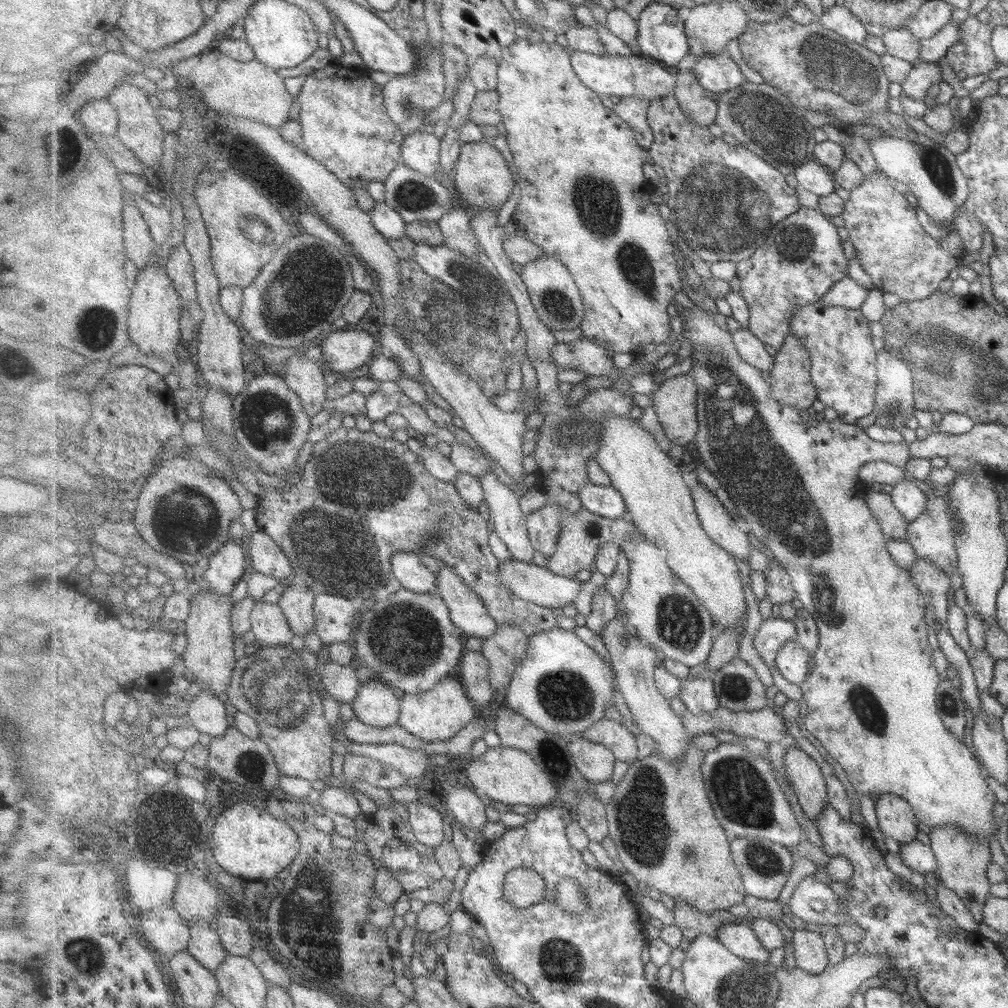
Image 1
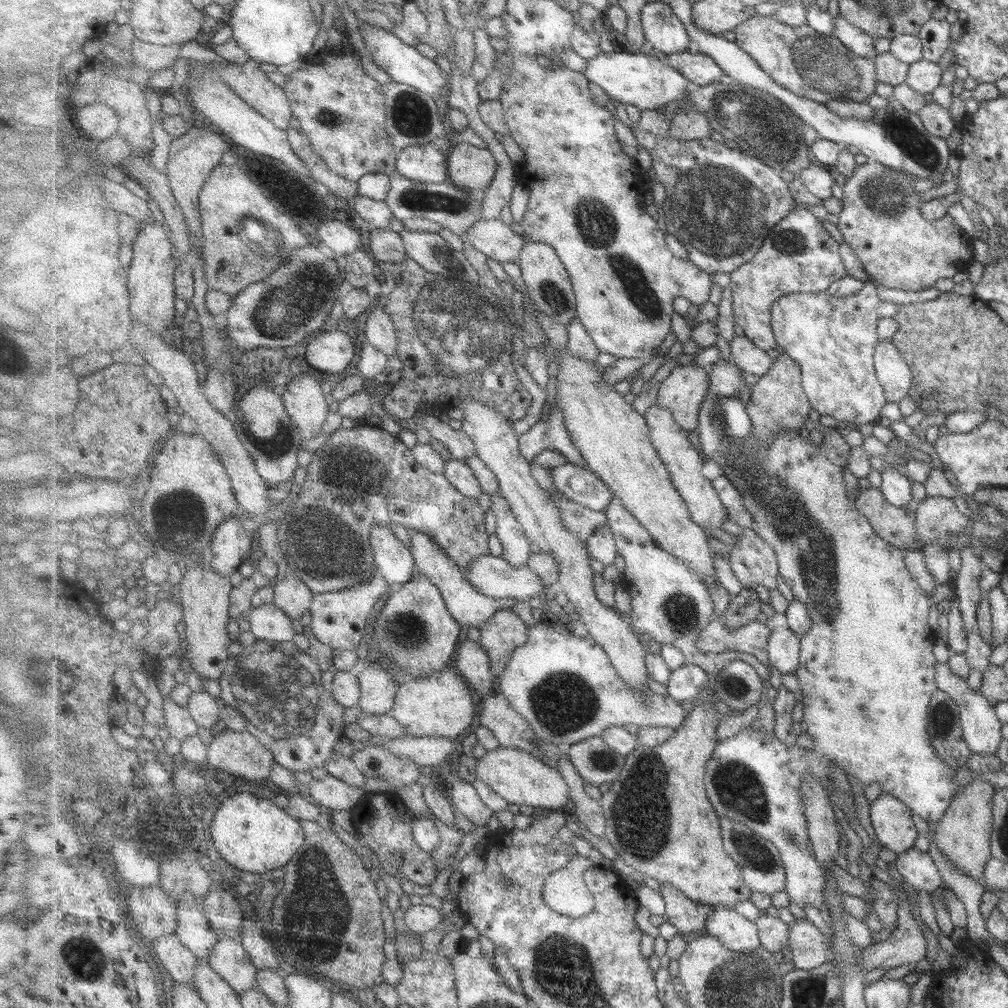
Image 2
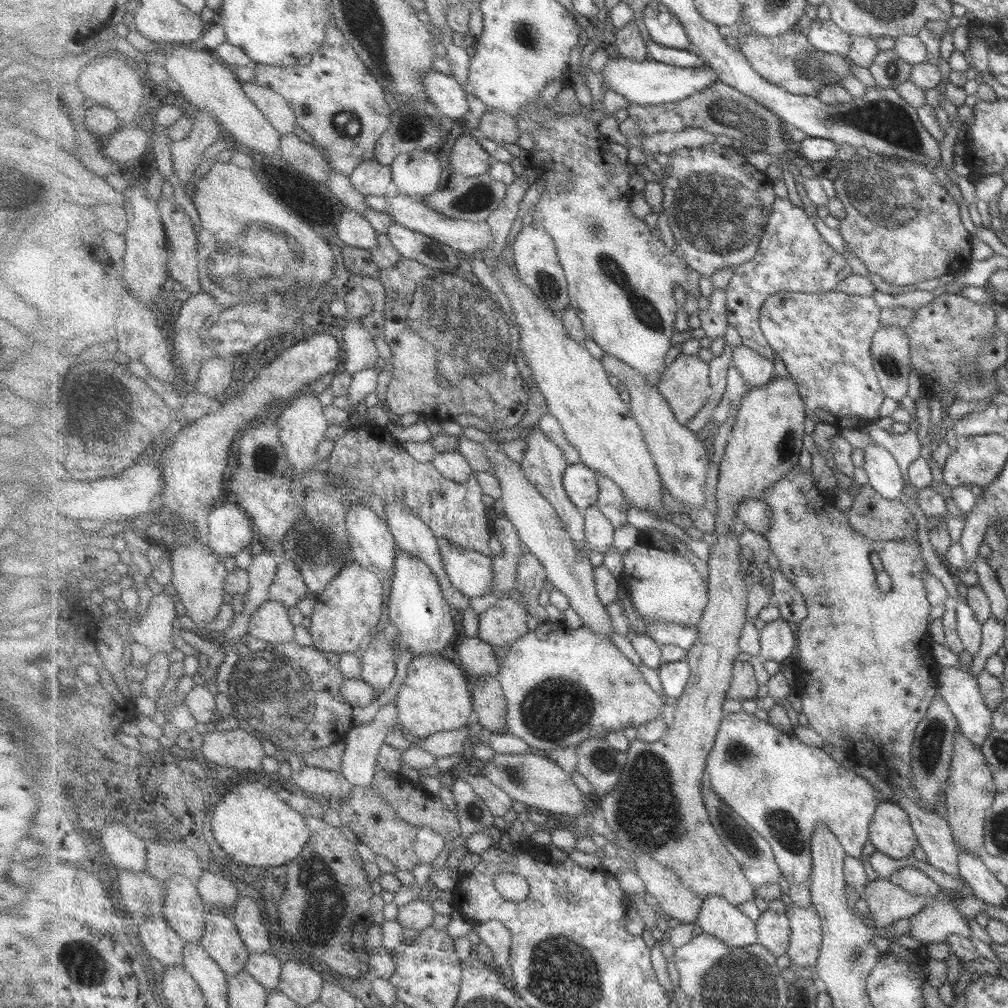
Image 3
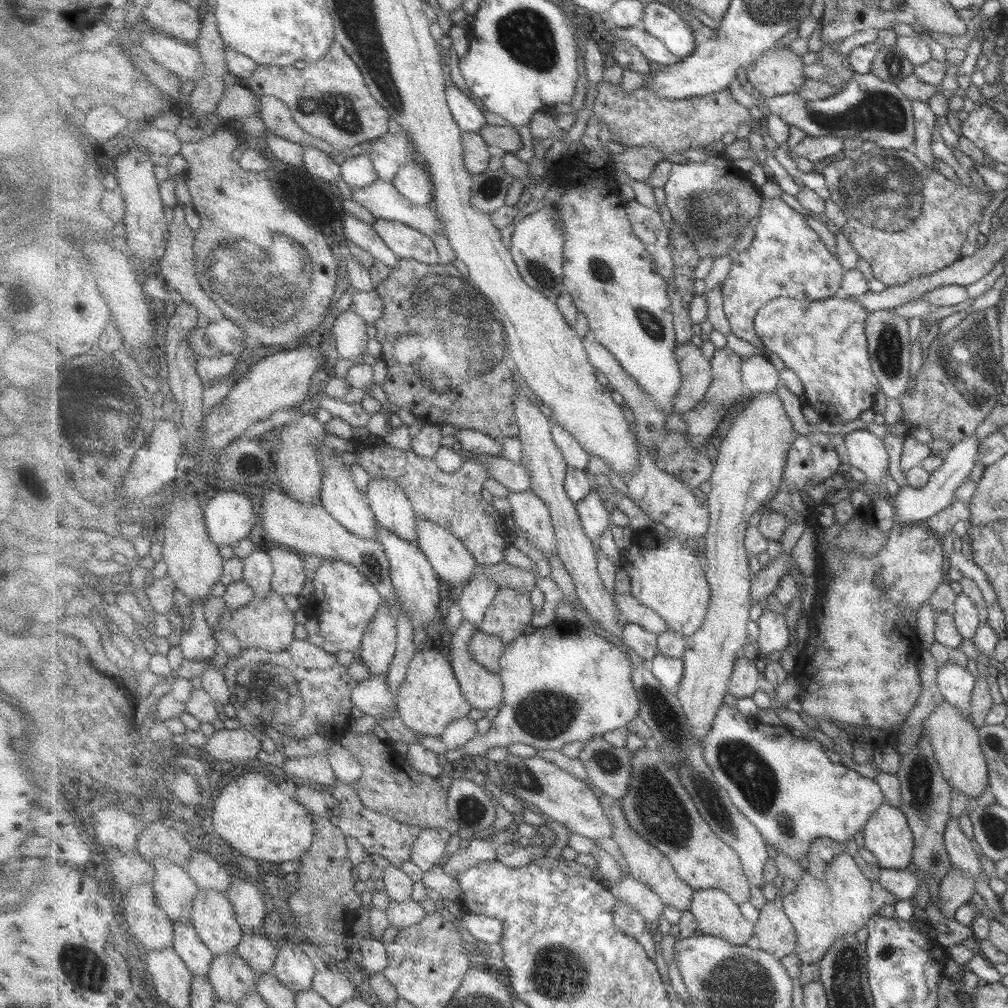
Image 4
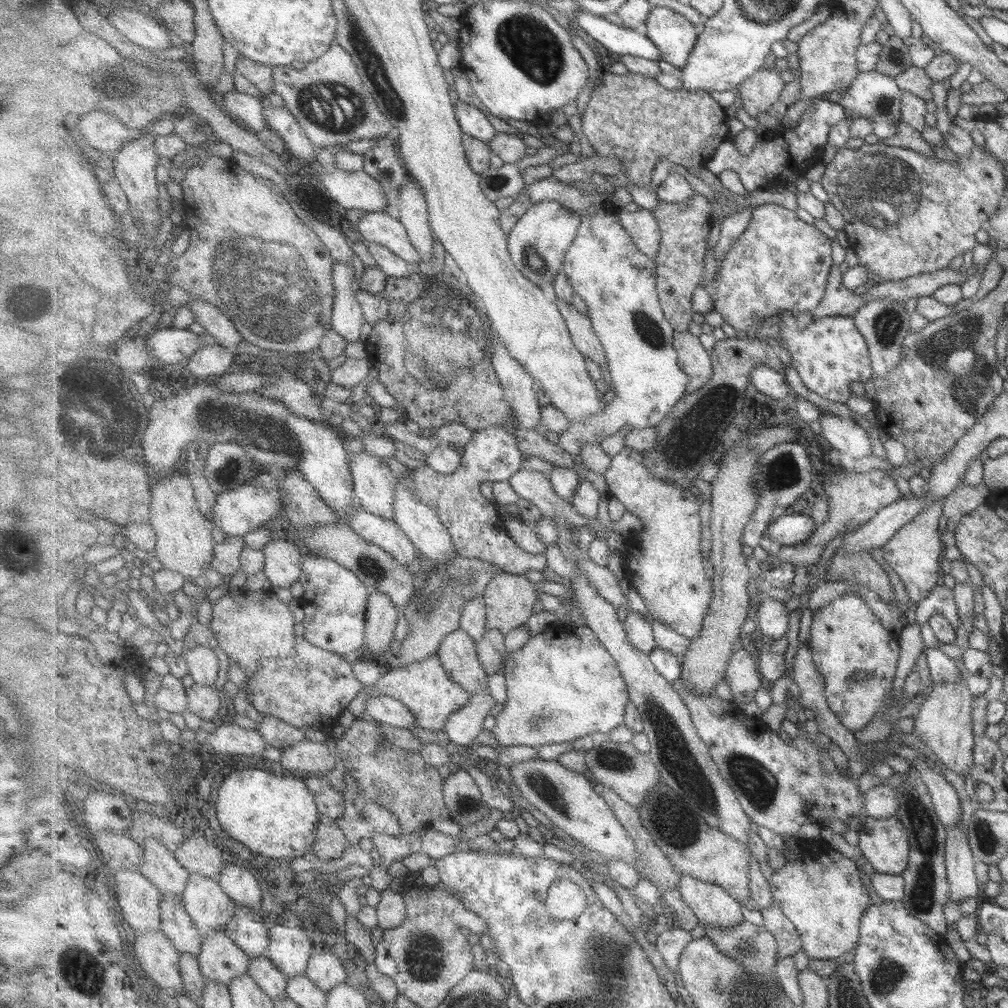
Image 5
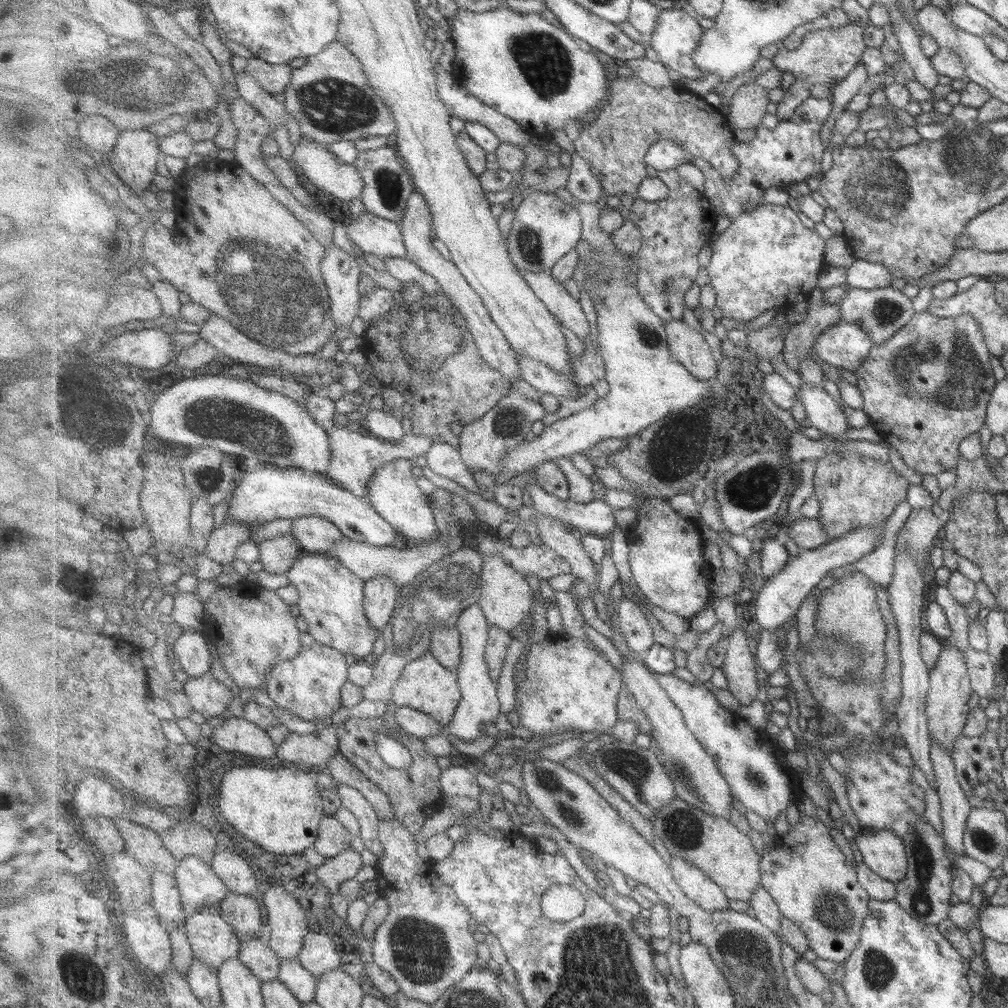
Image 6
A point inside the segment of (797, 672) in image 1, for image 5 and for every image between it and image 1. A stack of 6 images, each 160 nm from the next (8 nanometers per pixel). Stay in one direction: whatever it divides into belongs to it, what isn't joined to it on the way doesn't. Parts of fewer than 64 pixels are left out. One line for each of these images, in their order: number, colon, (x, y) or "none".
2: (784, 646)
3: (777, 639)
4: (773, 636)
5: (772, 618)

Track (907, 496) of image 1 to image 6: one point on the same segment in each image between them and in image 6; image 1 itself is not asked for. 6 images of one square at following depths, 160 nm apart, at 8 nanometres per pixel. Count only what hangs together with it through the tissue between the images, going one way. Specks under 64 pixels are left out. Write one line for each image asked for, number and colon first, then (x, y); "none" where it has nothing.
2: (897, 489)
3: (884, 474)
4: (866, 451)
5: (845, 436)
6: (824, 413)

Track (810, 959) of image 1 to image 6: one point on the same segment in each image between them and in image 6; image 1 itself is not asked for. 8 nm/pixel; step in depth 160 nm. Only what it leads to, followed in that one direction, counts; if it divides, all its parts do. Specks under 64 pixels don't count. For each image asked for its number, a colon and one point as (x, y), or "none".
2: (808, 945)
3: (807, 936)
4: (822, 910)
5: (823, 895)
6: (805, 872)

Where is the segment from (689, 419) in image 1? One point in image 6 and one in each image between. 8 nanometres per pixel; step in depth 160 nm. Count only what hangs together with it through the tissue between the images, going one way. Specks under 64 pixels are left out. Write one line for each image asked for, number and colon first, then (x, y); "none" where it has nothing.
2: (684, 390)
3: (686, 384)
4: (697, 371)
5: (699, 364)
6: (687, 346)

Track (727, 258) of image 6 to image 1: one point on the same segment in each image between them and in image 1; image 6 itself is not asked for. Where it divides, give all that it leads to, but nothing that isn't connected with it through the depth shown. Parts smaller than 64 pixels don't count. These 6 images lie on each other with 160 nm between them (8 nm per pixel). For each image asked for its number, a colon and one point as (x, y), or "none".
1: (803, 257)
2: (799, 255)
3: (793, 256)
4: (786, 258)
5: (779, 264)

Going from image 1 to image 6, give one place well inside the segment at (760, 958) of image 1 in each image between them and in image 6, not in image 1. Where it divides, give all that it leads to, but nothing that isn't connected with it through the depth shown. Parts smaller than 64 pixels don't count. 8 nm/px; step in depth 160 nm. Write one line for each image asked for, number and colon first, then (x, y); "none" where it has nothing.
2: (735, 931)
3: (719, 918)
4: (717, 914)
5: (715, 907)
6: (694, 882)

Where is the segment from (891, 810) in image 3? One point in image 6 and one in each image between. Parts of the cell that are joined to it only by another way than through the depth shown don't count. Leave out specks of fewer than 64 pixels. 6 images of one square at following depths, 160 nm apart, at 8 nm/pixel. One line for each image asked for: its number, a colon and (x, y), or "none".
4: (888, 836)
5: (885, 844)
6: (883, 852)

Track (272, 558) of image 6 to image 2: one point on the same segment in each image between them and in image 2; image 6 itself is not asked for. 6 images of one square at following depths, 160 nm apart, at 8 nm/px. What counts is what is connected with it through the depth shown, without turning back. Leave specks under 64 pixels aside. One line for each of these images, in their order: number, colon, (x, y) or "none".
2: (291, 594)
3: (289, 587)
4: (289, 578)
5: (283, 560)

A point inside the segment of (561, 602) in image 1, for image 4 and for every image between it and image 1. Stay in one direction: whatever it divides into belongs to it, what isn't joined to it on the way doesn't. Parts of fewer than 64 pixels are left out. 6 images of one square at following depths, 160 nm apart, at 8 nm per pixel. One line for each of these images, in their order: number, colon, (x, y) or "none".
2: (493, 576)
3: (472, 573)
4: (455, 564)

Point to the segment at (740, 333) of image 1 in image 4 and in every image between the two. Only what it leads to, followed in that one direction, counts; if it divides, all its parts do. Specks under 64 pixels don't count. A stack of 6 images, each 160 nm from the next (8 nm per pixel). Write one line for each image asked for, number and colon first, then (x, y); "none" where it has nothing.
2: (751, 360)
3: (758, 370)
4: (758, 374)

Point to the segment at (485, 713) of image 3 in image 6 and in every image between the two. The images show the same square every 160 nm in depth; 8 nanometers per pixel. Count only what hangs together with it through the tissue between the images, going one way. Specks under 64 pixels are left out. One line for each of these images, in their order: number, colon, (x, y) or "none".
4: (484, 689)
5: (458, 651)
6: (446, 644)

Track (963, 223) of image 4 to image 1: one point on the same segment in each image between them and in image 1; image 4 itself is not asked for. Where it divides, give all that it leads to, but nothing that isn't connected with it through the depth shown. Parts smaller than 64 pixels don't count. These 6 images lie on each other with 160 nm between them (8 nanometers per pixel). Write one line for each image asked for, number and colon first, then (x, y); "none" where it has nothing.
1: (900, 257)
2: (882, 222)
3: (900, 222)

